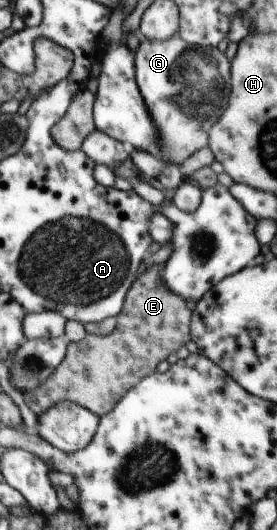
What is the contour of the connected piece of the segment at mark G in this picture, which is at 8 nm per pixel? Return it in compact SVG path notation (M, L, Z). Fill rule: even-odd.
M139 31L136 36L139 44L134 52L135 79L158 132L158 145L150 153L163 161L181 164L195 150L208 146L211 125L227 108L230 62L217 47L194 47L177 34L165 41L149 40Z

